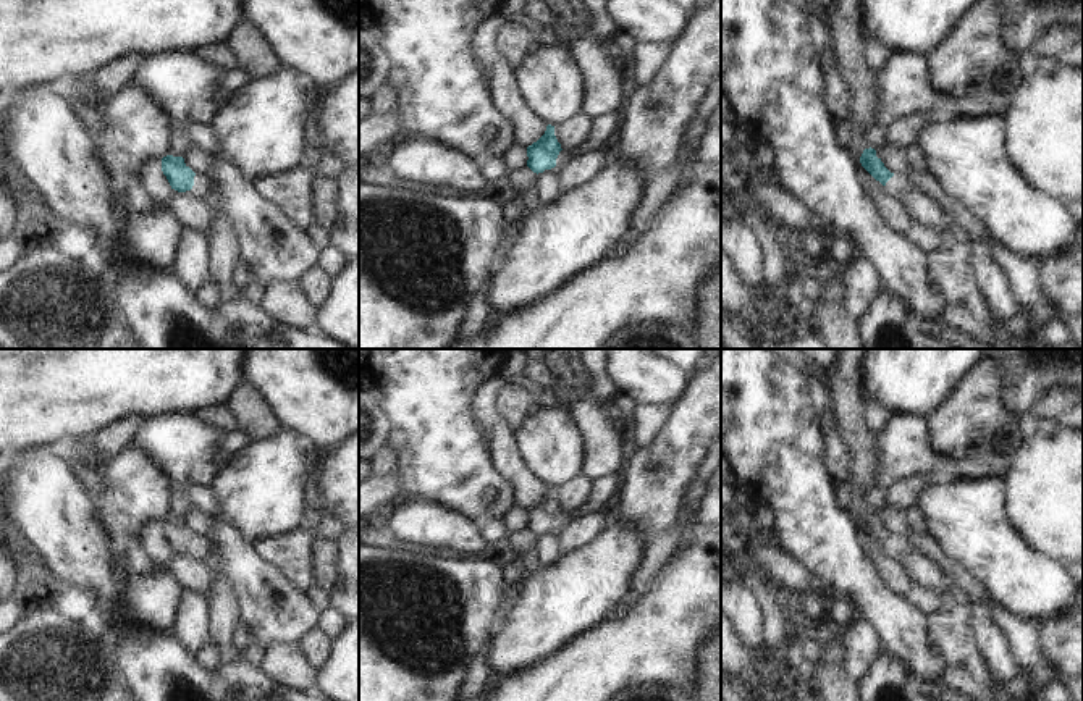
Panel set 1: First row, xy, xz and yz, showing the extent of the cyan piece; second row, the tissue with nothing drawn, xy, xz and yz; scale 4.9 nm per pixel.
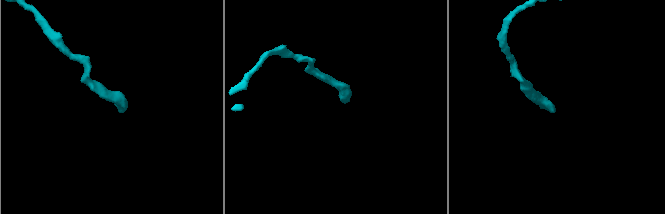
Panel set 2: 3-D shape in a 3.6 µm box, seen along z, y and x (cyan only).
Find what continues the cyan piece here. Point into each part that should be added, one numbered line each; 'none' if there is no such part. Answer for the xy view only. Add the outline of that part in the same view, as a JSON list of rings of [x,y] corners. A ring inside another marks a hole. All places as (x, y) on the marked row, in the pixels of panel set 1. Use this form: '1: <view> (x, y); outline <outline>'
1: xy (201, 181); outline [[[205,174],[194,176],[192,191],[197,197],[205,197],[209,187],[210,187],[210,179]]]

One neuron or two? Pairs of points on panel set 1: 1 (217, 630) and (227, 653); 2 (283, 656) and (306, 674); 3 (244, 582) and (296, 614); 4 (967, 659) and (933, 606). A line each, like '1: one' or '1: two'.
1: one
2: one
3: one
4: two

